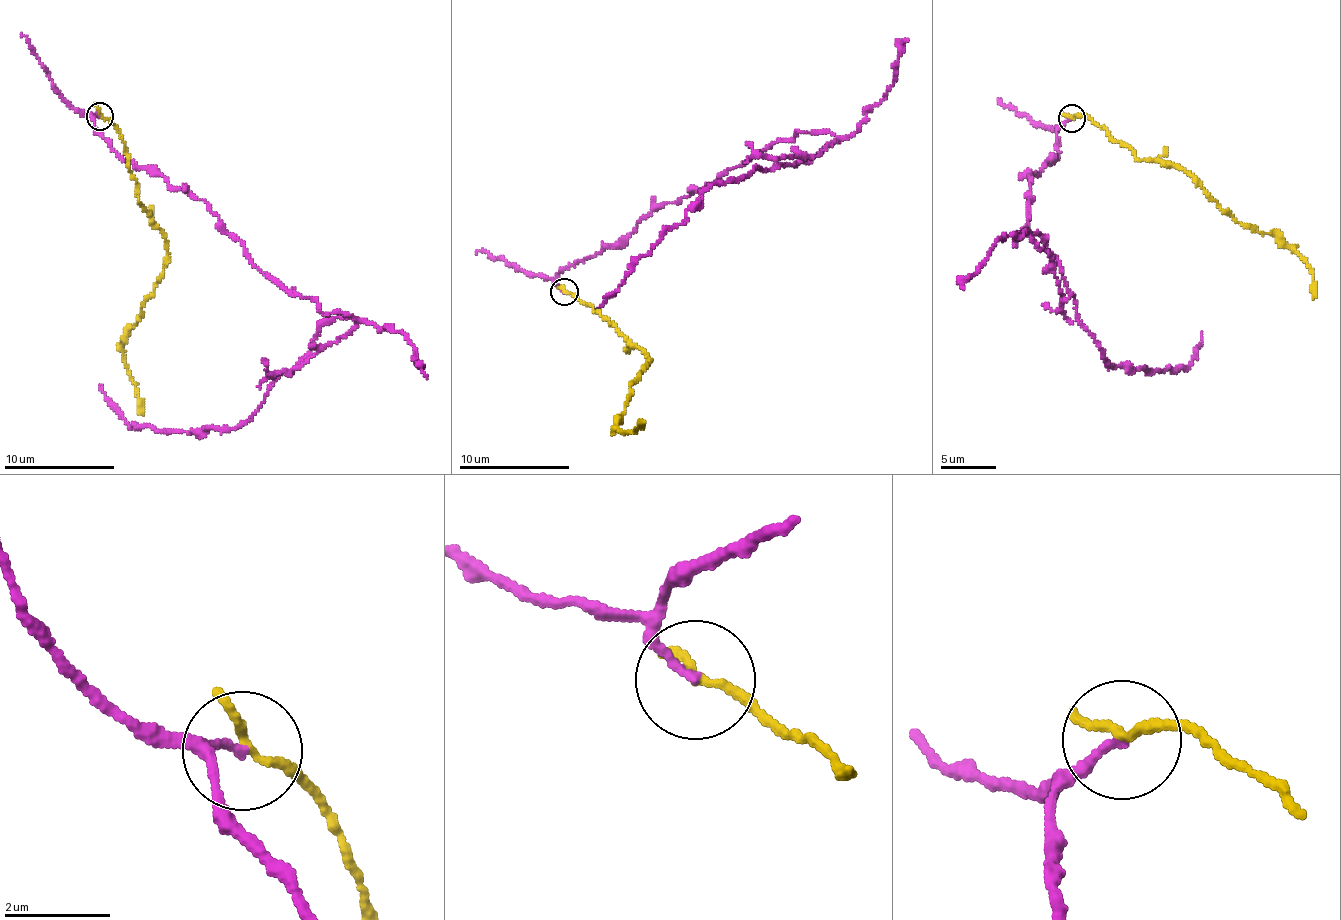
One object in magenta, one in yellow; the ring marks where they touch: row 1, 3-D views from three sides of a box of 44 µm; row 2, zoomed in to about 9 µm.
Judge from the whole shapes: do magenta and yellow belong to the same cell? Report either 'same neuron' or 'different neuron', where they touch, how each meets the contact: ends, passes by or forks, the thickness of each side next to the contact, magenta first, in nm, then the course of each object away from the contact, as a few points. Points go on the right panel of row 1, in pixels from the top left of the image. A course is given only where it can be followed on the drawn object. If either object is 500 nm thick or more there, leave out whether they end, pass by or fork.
different neuron; at (1071, 118); magenta ends there; yellow passes by; 150 nm thick on the magenta side, 160 nm on the other; magenta runs (1071, 119), (1059, 156), (1029, 177), (1013, 243), (1025, 235), (1051, 255), (1111, 367), (1177, 371), (1201, 333); yellow runs (1071, 116), (1098, 123), (1135, 157), (1158, 159), (1190, 174), (1238, 222), (1279, 235), (1307, 262), (1316, 297)

